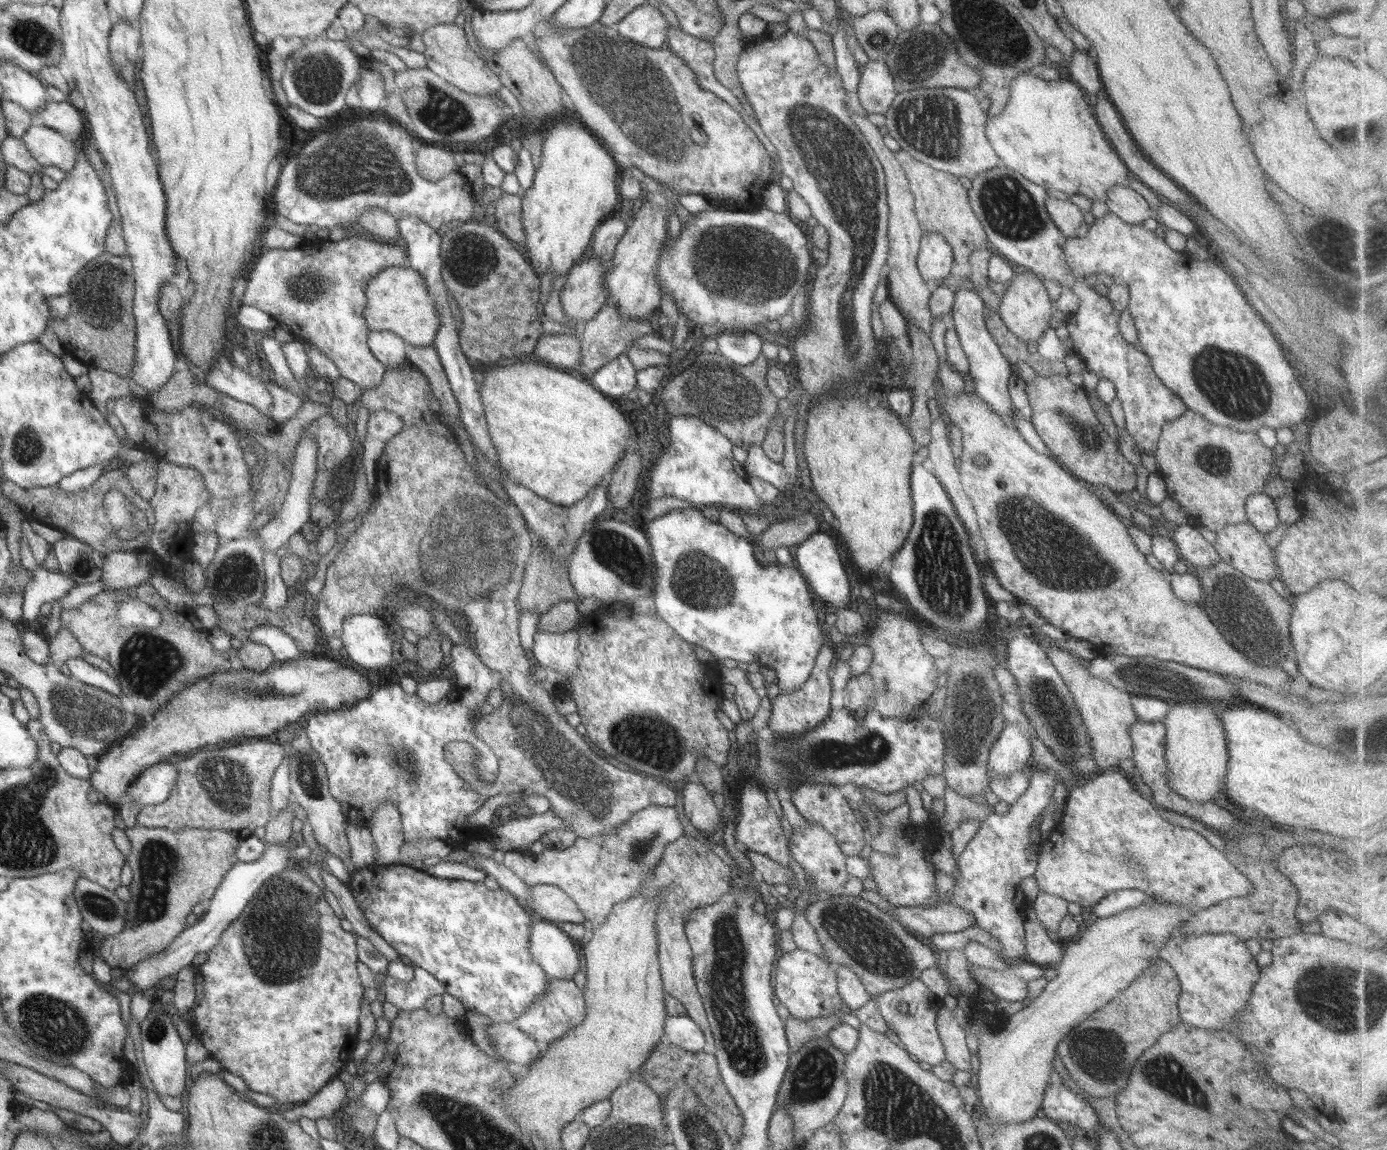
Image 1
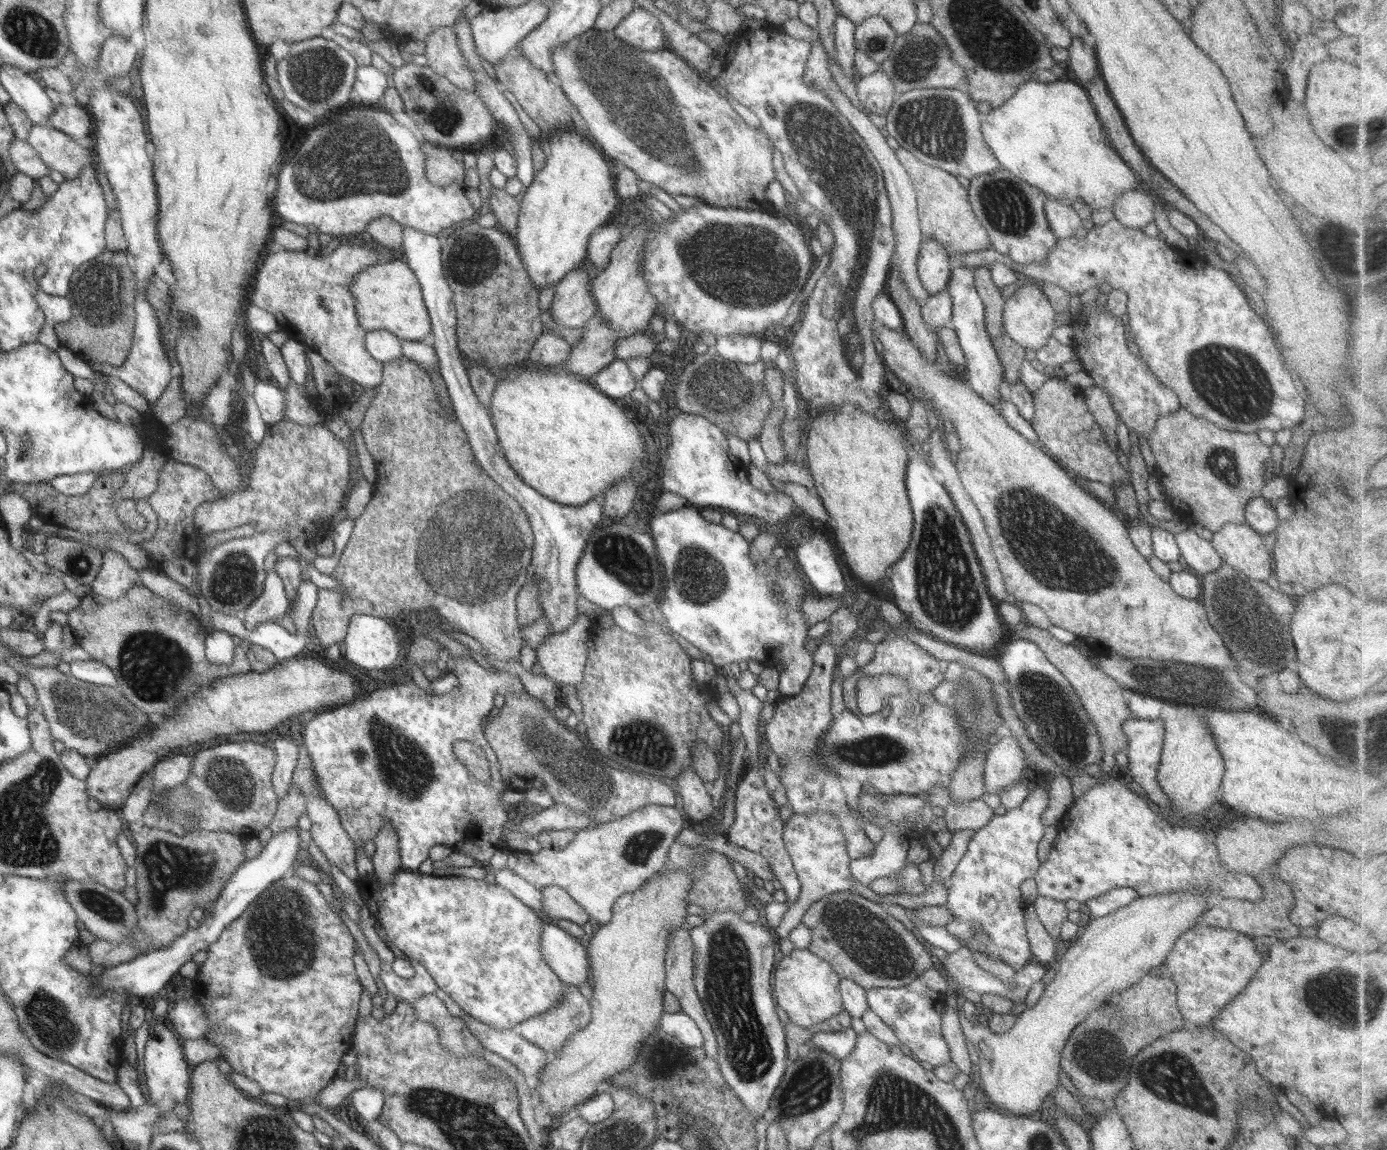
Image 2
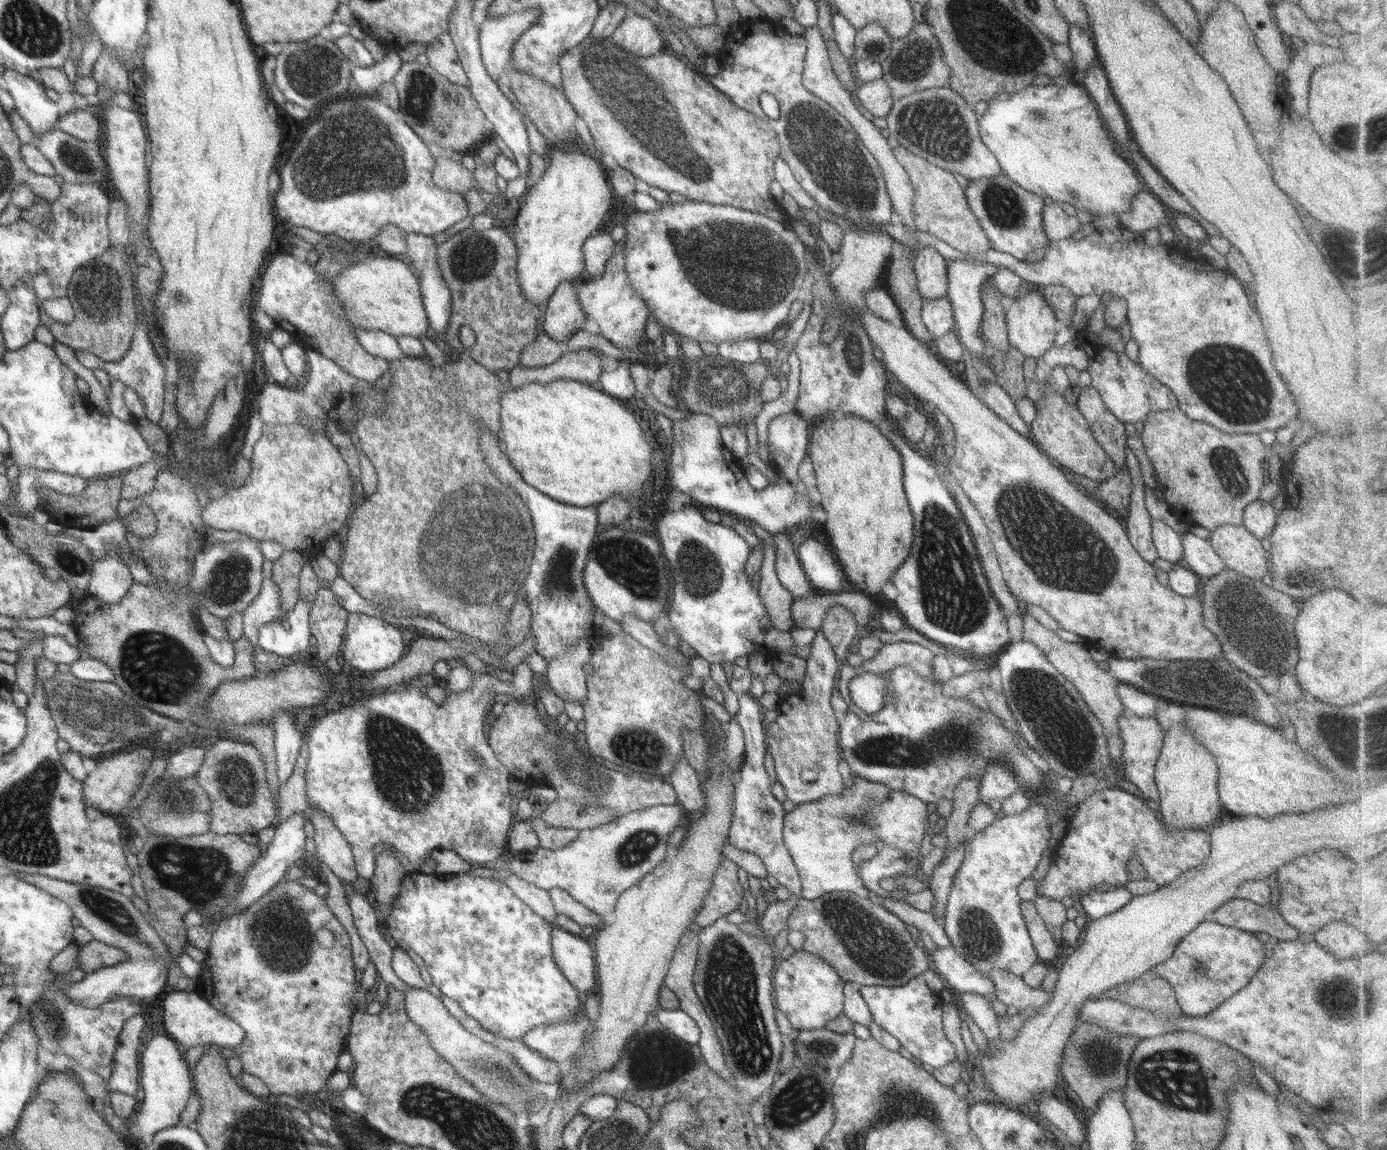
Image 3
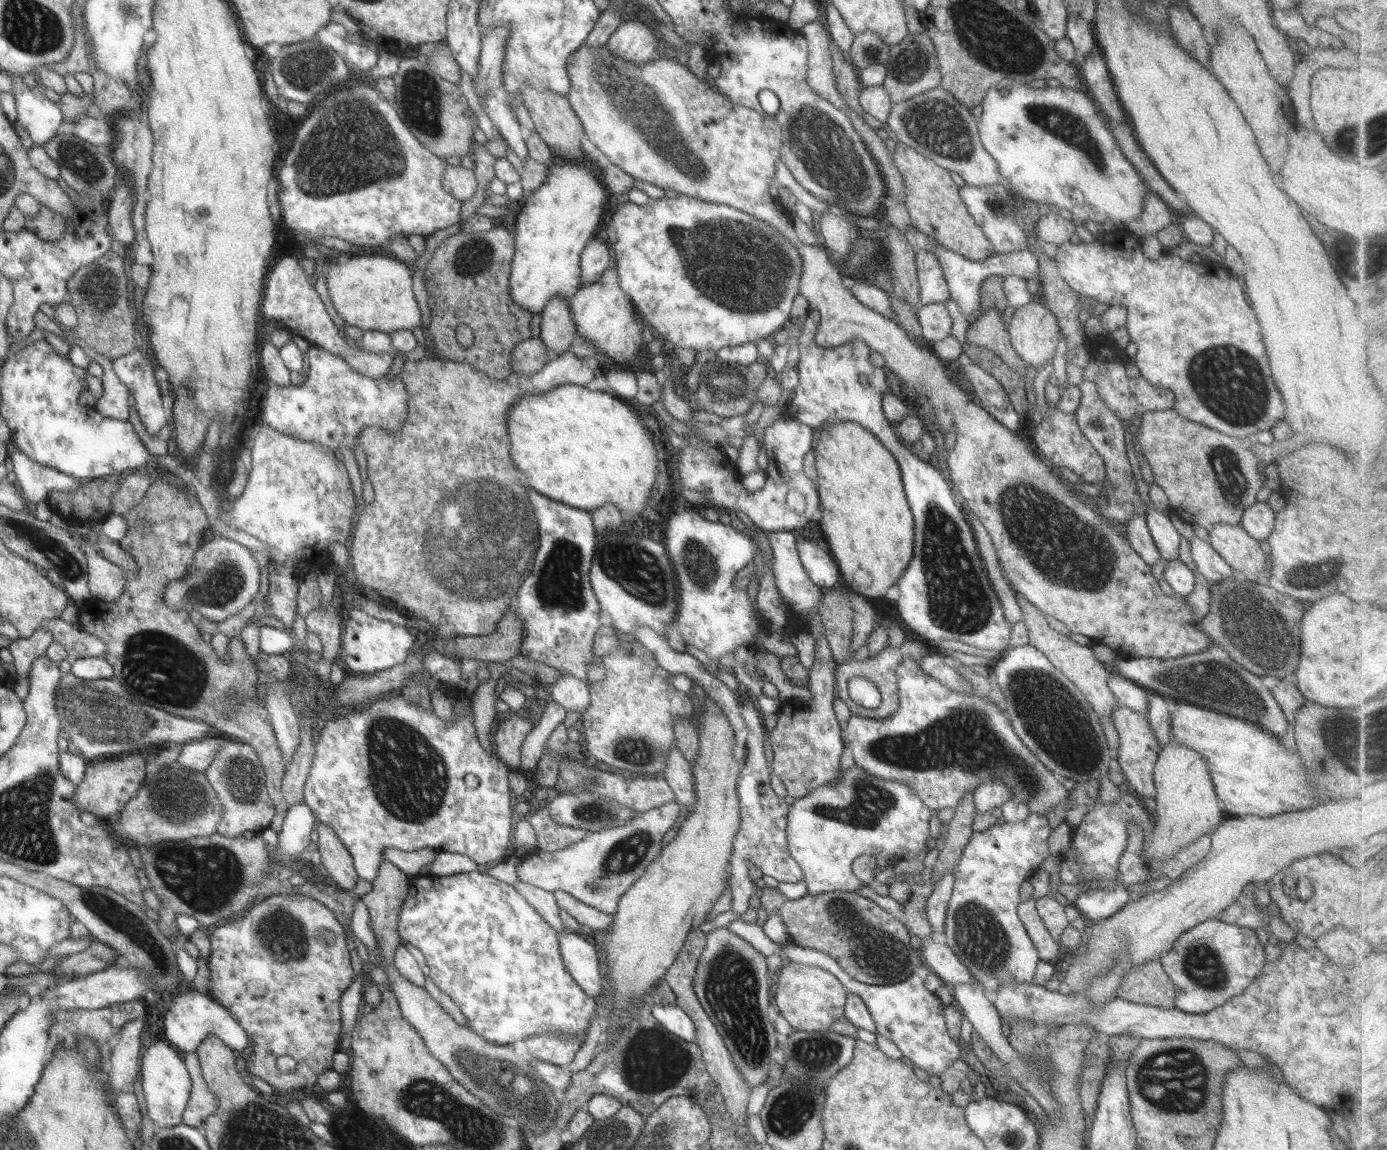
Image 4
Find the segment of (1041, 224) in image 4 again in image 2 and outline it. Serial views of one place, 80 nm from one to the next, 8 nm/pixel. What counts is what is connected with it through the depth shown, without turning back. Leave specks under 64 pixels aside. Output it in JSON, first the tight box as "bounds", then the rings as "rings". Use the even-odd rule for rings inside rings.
{"bounds":[1043,198,1082,239],"rings":[[[1046,198],[1043,206],[1049,229],[1058,239],[1074,237],[1076,230],[1082,227],[1082,218],[1071,206],[1064,205],[1057,199]]]}

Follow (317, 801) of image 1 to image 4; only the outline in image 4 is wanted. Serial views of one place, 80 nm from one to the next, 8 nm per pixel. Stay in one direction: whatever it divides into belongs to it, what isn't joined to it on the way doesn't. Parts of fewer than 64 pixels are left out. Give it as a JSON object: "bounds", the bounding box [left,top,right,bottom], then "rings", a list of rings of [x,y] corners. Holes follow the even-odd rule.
{"bounds":[316,822,359,891],"rings":[[[316,822],[316,832],[321,862],[326,867],[328,876],[344,891],[352,890],[359,877],[353,867],[352,855],[341,838],[326,823]]]}

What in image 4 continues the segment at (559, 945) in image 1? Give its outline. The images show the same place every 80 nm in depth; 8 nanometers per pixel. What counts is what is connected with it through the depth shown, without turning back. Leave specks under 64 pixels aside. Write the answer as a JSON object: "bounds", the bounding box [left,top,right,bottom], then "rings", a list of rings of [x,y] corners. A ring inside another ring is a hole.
{"bounds":[559,932,606,999],"rings":[[[563,932],[559,934],[560,952],[562,953],[563,963],[566,965],[568,972],[572,978],[582,987],[582,990],[591,997],[597,999],[602,998],[604,989],[602,984],[606,982],[600,974],[600,962],[598,962],[598,950],[585,940],[585,935],[574,932]]]}

